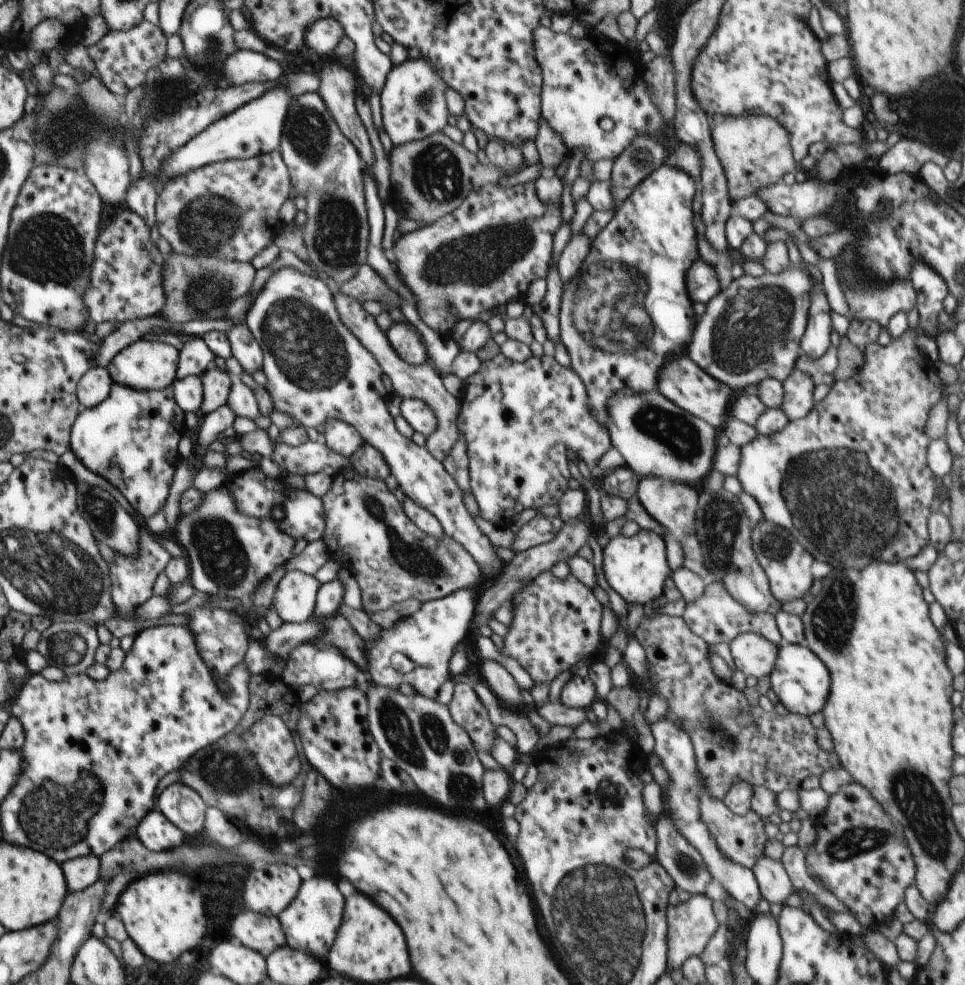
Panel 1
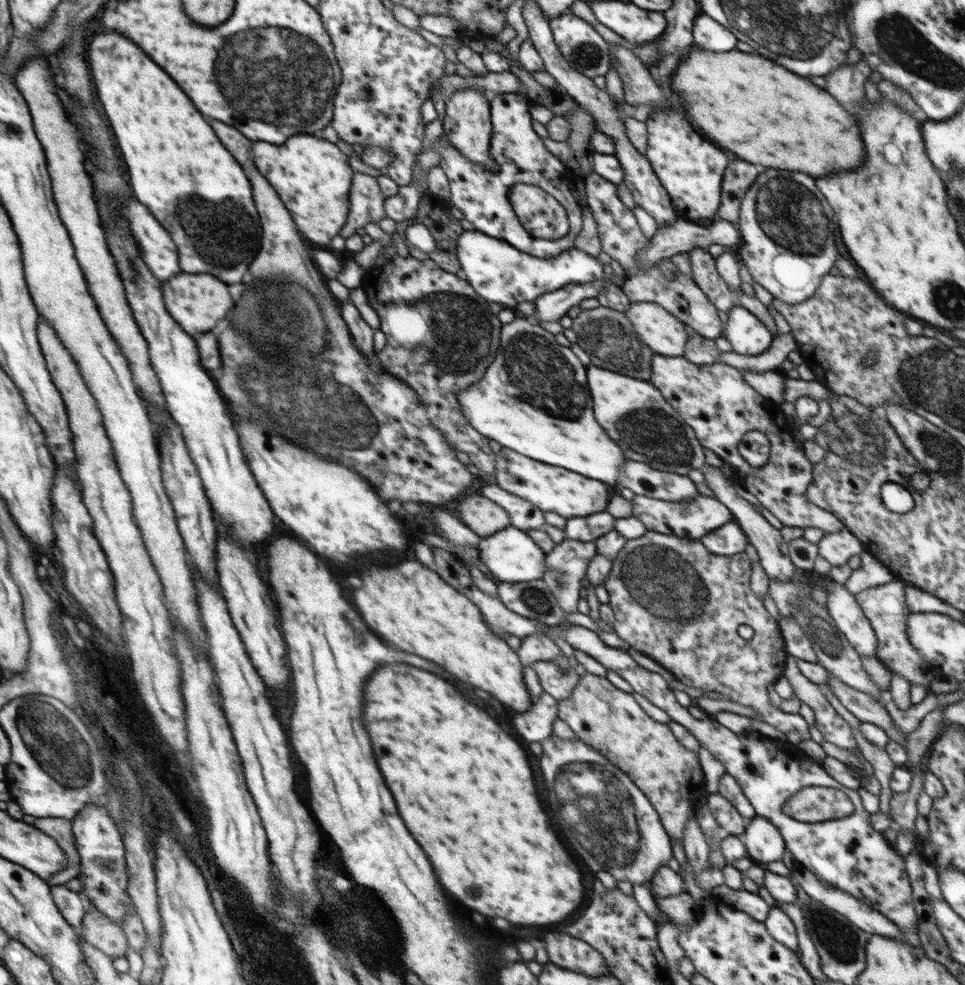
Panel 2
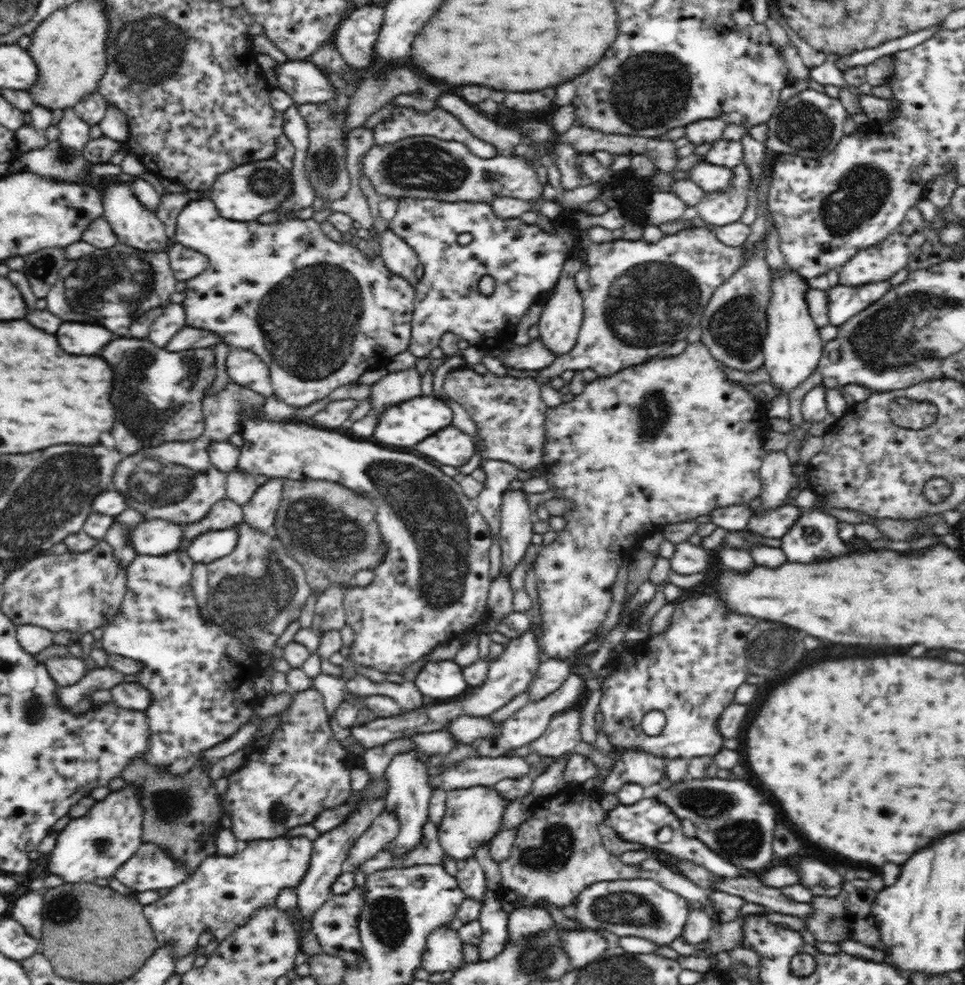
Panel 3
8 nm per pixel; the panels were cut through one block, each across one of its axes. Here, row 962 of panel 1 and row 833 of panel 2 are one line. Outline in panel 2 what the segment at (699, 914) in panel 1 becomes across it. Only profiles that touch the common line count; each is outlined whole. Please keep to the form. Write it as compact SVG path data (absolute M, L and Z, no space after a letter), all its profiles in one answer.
M584 672L573 694L568 699L558 700L556 705L558 706L557 717L565 721L582 742L595 748L632 779L656 809L664 831L672 840L676 839L683 844L684 830L686 830L686 824L690 822L689 818L694 816L700 798L704 794L709 794L697 753L682 746L666 723L654 721L636 703L632 694L616 689L616 686L613 686L606 677Z

